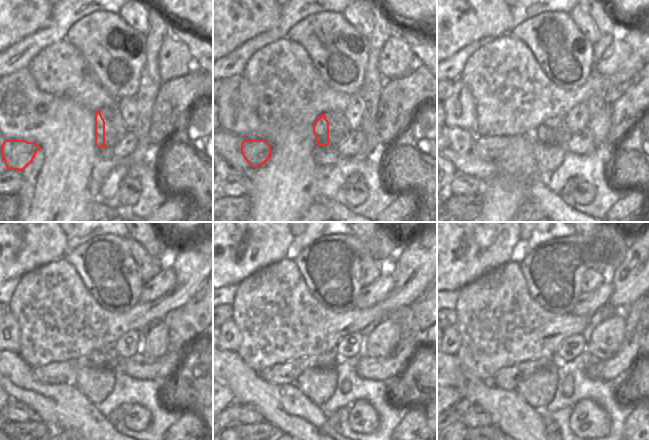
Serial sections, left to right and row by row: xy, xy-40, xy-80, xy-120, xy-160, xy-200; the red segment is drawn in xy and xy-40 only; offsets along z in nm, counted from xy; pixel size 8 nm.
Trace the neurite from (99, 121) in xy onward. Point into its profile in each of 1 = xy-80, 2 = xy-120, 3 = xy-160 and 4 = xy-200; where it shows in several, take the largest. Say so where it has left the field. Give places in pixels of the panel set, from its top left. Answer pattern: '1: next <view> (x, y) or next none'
1: next xy-80 (543, 134)
2: next xy-120 (65, 372)
3: next xy-160 (286, 373)
4: next xy-200 (508, 378)

